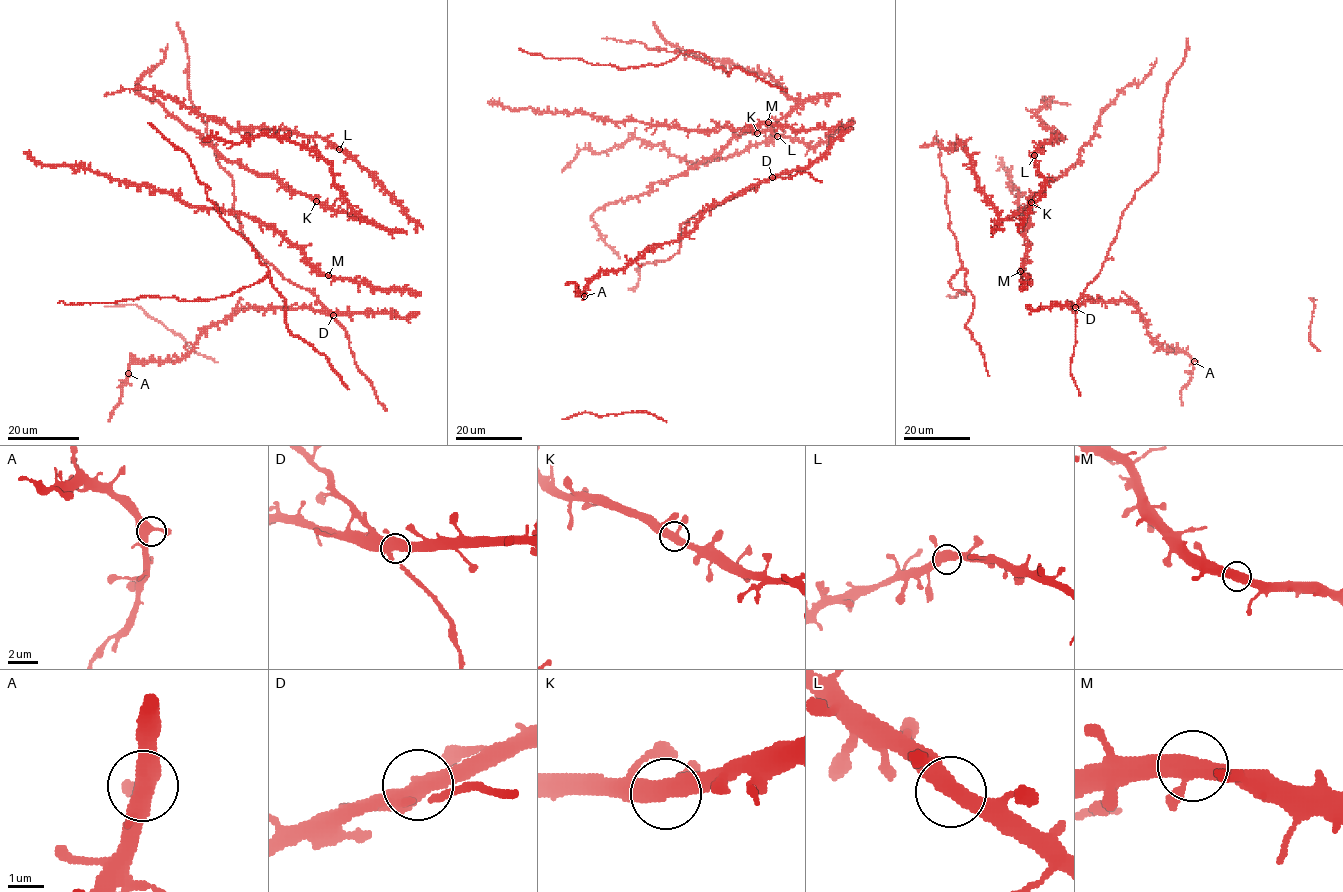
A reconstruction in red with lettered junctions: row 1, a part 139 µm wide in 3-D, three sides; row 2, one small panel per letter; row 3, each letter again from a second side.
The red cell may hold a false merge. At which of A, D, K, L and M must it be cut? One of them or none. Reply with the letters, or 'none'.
none

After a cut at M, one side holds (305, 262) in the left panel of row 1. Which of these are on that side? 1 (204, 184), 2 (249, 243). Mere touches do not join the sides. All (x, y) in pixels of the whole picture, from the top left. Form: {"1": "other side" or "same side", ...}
{"1": "other side", "2": "other side"}

